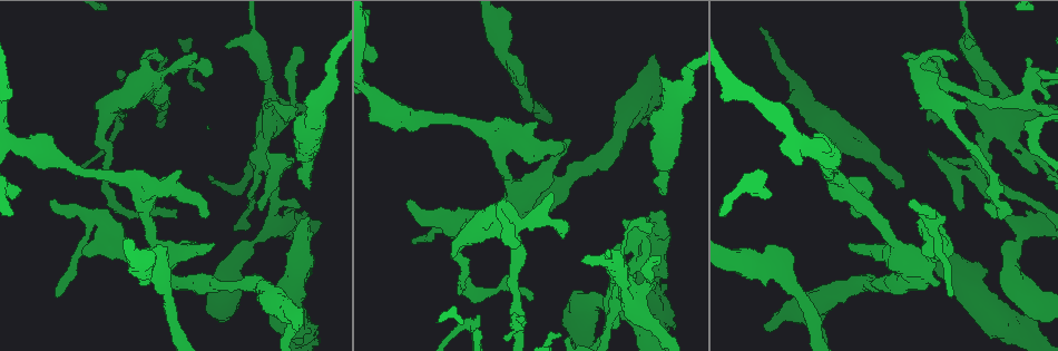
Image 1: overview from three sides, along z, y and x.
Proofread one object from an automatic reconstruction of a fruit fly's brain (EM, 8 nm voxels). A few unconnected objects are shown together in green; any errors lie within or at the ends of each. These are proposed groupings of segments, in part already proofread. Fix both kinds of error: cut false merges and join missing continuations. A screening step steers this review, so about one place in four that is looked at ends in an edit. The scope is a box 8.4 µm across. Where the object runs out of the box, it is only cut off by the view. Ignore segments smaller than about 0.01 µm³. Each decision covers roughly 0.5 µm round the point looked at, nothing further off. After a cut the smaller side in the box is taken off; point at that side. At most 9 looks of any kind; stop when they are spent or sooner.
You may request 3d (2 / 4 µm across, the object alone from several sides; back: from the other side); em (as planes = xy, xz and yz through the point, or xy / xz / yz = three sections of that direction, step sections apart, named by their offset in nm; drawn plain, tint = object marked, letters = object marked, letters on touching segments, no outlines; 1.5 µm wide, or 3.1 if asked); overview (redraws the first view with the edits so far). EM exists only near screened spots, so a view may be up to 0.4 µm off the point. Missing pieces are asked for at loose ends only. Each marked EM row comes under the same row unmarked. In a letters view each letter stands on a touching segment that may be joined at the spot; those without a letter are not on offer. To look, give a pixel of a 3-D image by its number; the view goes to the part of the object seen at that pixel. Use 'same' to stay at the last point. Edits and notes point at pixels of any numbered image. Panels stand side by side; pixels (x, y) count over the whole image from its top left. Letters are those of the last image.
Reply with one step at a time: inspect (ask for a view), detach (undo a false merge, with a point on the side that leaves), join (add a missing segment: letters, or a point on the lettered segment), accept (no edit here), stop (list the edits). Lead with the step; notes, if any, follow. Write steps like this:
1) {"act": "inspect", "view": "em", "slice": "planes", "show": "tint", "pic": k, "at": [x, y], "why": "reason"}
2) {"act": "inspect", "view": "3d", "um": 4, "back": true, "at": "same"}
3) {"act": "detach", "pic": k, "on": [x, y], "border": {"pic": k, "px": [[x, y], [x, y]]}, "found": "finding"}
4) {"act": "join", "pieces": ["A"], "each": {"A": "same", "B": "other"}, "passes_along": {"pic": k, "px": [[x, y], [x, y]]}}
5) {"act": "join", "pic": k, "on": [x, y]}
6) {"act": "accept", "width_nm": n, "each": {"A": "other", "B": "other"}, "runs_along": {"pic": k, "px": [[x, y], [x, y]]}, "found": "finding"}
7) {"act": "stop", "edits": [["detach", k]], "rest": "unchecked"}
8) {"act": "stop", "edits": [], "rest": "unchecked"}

{"act": "inspect", "view": "em", "slice": "xy", "step": 8, "show": "letters", "pic": 1, "at": [293, 116], "why": "thin end"}

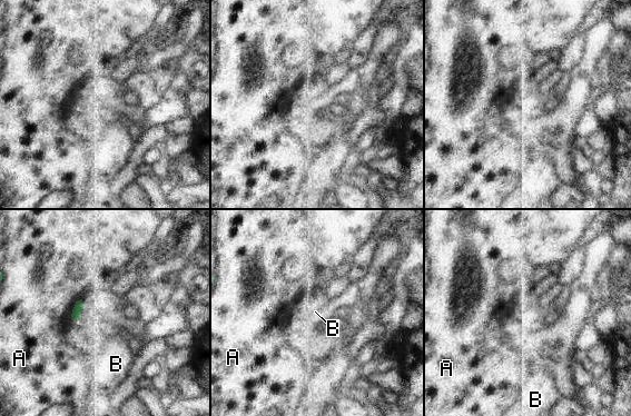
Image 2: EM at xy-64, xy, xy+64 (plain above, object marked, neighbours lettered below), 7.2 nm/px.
{"act": "inspect", "view": "em", "slice": "xz", "step": 8, "show": "letters", "at": "same"}

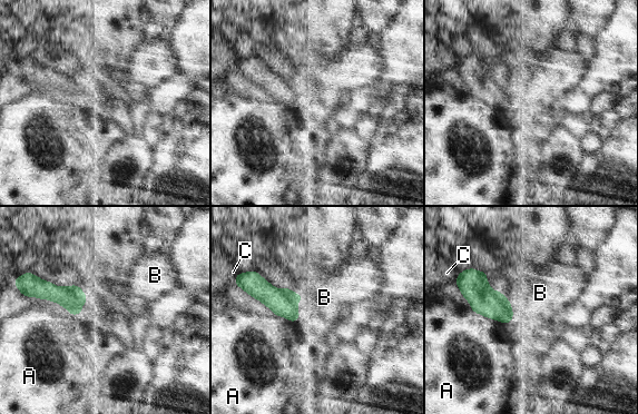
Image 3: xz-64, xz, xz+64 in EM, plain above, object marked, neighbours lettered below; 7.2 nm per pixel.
{"act": "accept", "each": {"A": "other", "B": "other", "C": "other"}, "found": "none of them fits"}

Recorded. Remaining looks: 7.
{"act": "inspect", "view": "em", "slice": "xy", "step": 8, "show": "letters", "pic": 1, "at": [966, 38]}

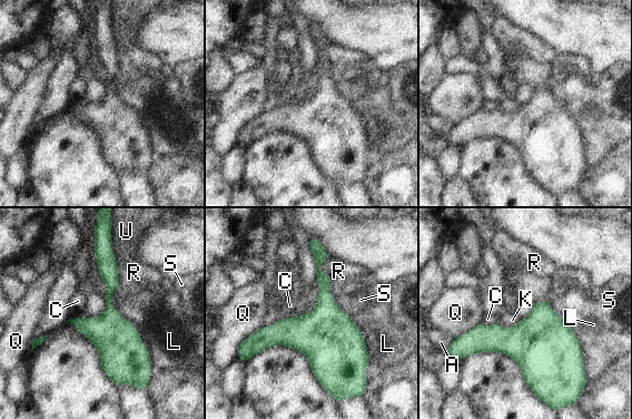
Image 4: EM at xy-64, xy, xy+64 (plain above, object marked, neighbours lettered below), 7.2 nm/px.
{"act": "inspect", "view": "em", "slice": "planes", "show": "letters", "at": "same"}

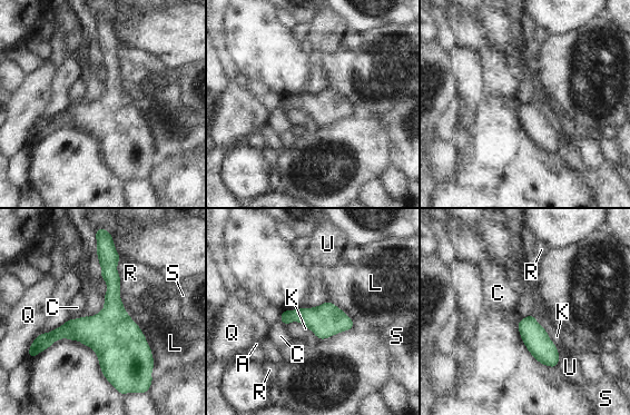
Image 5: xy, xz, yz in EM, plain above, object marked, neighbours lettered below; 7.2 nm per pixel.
{"act": "accept", "each": {"A": "other", "C": "other", "K": "other", "L": "other", "Q": "other", "R": "other", "S": "other", "U": "other"}, "border": {"pic": 5, "px": [[534, 317], [558, 351]]}, "found": "continuous, no second neuron"}

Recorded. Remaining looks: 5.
{"act": "inspect", "view": "em", "slice": "yz", "step": 8, "show": "letters", "pic": 1, "at": [522, 319]}

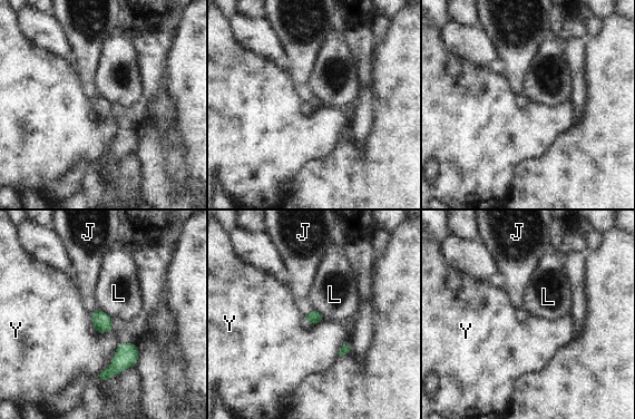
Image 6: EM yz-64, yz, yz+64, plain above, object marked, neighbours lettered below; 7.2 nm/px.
{"act": "join", "pieces": ["J"], "each": {"J": "same", "L": "other", "Y": "other"}, "passes_along": {"pic": 6, "px": [[314, 317], [309, 313], [302, 280]]}, "found": "the neuron continues"}

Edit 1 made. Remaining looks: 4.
{"act": "inspect", "view": "3d", "um": 4, "pic": 1, "at": [948, 293], "why": "an open end"}

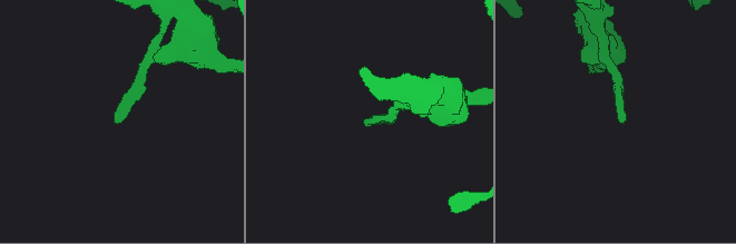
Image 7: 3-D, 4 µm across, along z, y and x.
{"act": "inspect", "view": "em", "slice": "xy", "step": 8, "show": "letters", "pic": 7, "at": [619, 121]}

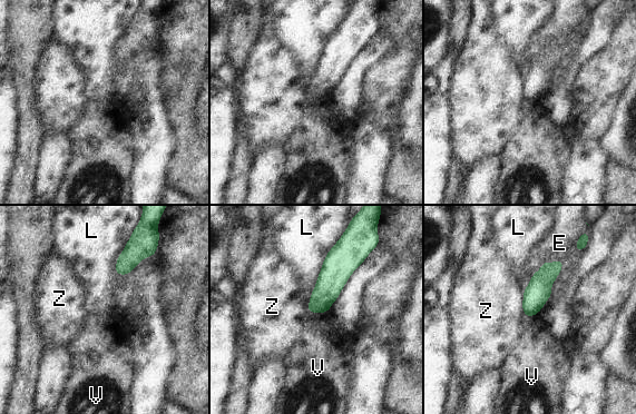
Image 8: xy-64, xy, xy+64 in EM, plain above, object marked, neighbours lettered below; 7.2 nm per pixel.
{"act": "inspect", "view": "em", "slice": "planes", "show": "letters", "at": "same", "why": "cut it another way"}

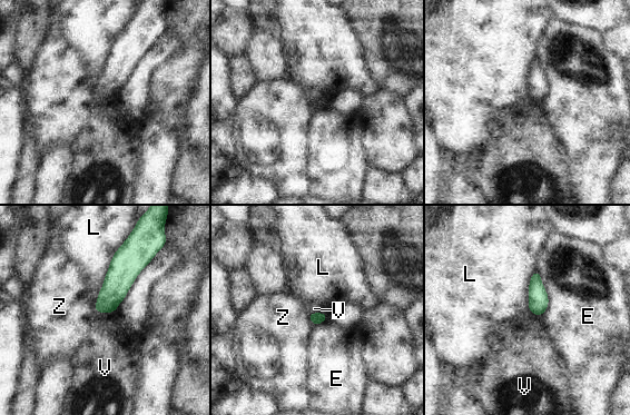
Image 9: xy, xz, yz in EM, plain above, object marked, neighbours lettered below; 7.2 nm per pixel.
{"act": "accept", "each": {"E": "other", "L": "other", "V": "other", "Z": "other"}, "found": "no lettered segment goes on from it"}

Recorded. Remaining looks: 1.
{"act": "stop", "edits": [["join", 6]], "rest": "unchecked"}

